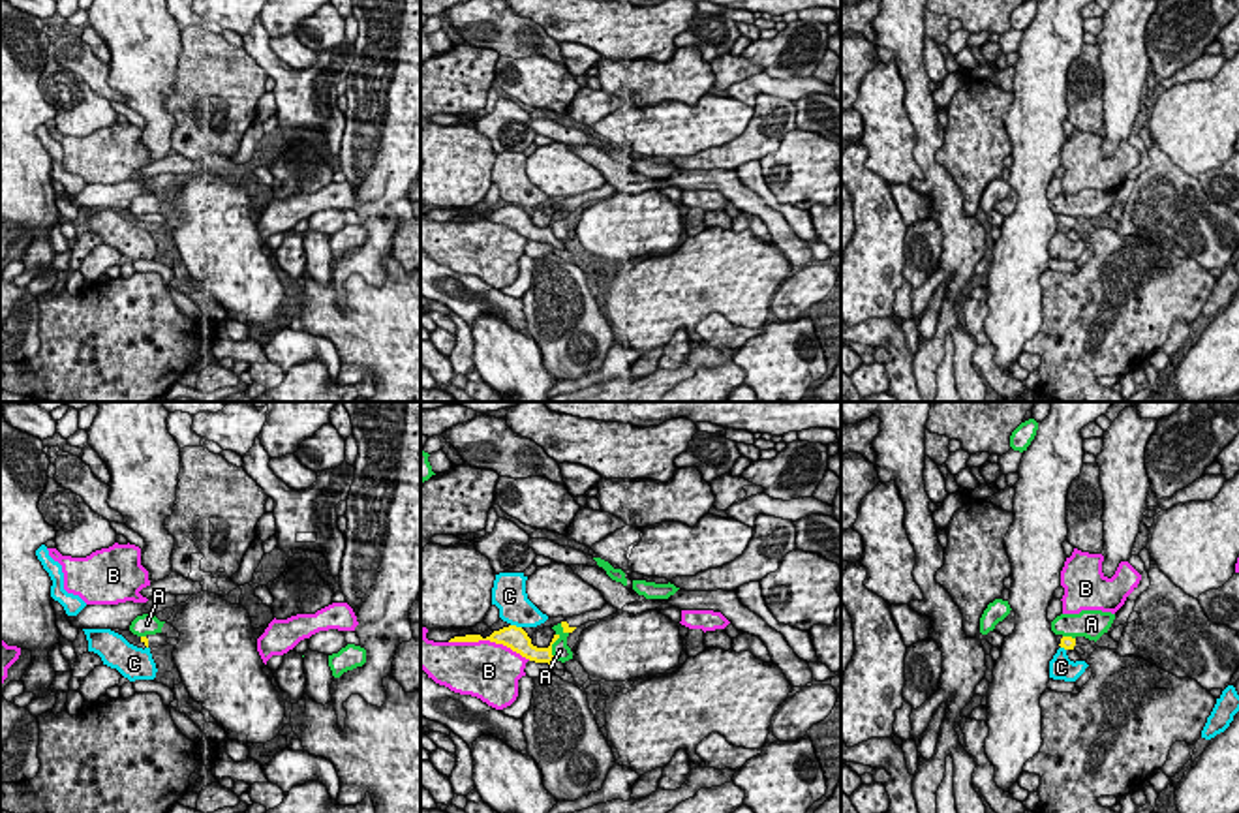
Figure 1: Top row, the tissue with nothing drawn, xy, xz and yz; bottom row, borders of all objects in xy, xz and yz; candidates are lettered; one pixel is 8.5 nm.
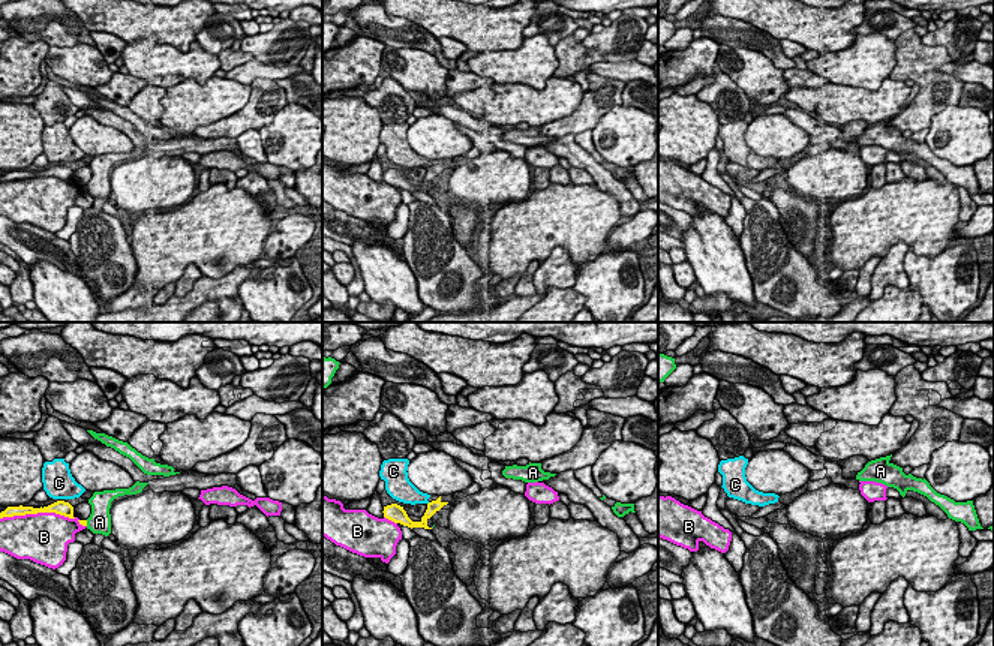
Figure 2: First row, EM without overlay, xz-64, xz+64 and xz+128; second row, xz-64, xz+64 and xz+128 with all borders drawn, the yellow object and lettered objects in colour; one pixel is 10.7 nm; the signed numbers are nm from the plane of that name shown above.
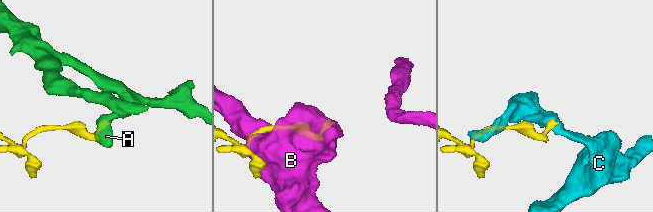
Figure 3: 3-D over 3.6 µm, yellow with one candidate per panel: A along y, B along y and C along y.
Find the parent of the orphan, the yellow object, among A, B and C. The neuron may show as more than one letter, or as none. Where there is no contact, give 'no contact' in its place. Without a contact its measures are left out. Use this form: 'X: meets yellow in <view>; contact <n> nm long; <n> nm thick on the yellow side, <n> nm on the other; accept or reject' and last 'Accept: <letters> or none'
A: meets yellow in xz; contact 240 nm long; 160 nm thick on the yellow side, 160 nm on the other; reject
B: meets yellow in xz; contact 700 nm long; 200 nm thick on the yellow side, 480 nm on the other; reject
C: meets yellow in xz; contact 100 nm long; 200 nm thick on the yellow side, 280 nm on the other; reject
Accept: none

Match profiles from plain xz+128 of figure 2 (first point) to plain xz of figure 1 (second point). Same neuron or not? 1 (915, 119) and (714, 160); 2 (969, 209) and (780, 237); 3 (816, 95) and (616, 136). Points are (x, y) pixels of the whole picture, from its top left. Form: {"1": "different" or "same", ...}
{"1": "same", "2": "same", "3": "same"}

